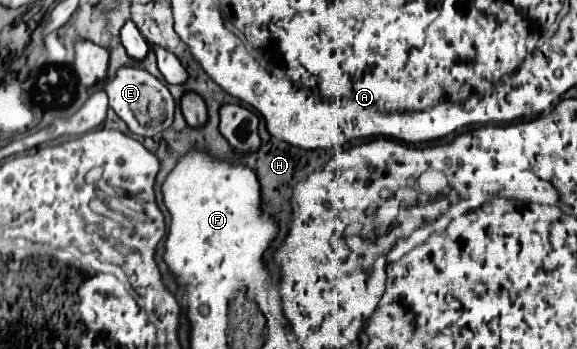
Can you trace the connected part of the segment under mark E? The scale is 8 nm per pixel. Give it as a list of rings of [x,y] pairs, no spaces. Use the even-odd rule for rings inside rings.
[[[135,66],[117,68],[115,76],[103,82],[103,90],[109,96],[109,106],[137,136],[155,136],[173,124],[173,110],[175,110],[173,96],[169,94],[163,82],[159,82],[143,68],[135,68]]]

